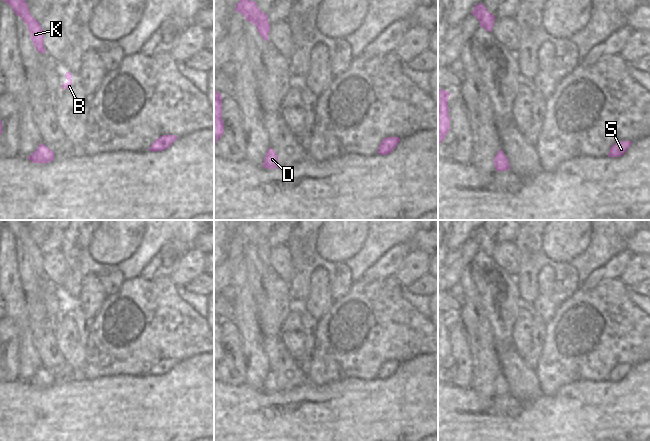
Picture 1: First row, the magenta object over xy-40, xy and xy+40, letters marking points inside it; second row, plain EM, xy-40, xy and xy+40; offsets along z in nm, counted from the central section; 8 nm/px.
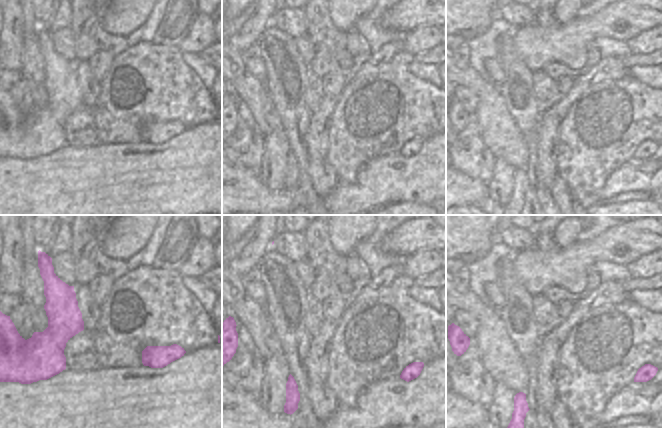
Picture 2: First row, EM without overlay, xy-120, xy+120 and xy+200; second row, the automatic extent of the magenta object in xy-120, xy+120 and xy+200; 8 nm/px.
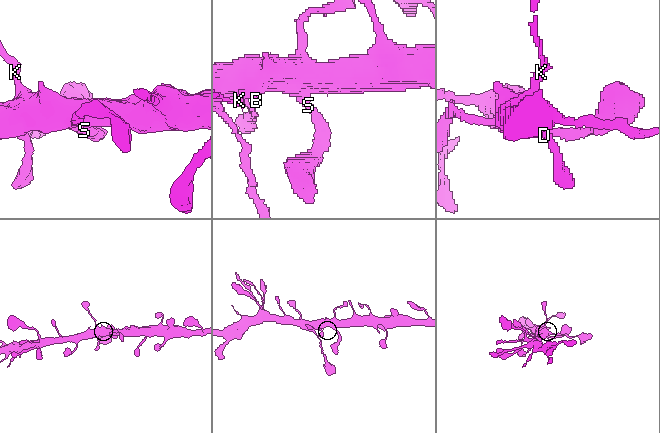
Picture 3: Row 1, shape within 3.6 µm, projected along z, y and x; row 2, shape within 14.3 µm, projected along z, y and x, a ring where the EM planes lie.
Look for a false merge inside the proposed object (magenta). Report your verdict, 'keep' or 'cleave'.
keep

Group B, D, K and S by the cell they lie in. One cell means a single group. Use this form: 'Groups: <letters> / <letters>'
Groups: B D K S.

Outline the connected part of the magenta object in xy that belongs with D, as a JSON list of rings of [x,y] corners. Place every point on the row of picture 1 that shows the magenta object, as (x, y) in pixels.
[[[271,147],[266,152],[262,167],[265,167],[267,169],[275,169],[277,167],[280,167],[280,164],[278,162],[278,156]]]

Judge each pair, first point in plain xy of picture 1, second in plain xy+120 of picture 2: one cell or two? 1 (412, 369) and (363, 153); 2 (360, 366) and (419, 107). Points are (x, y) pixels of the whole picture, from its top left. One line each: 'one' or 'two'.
1: two
2: one

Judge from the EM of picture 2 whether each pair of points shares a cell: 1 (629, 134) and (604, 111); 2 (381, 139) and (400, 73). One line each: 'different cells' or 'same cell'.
1: same cell
2: same cell

